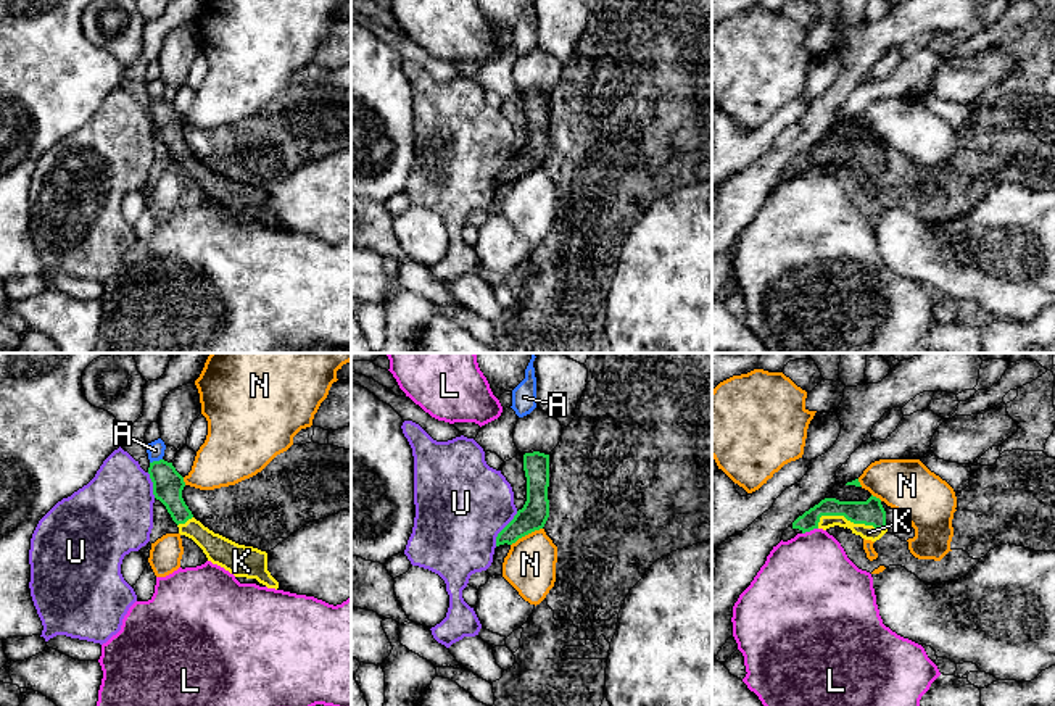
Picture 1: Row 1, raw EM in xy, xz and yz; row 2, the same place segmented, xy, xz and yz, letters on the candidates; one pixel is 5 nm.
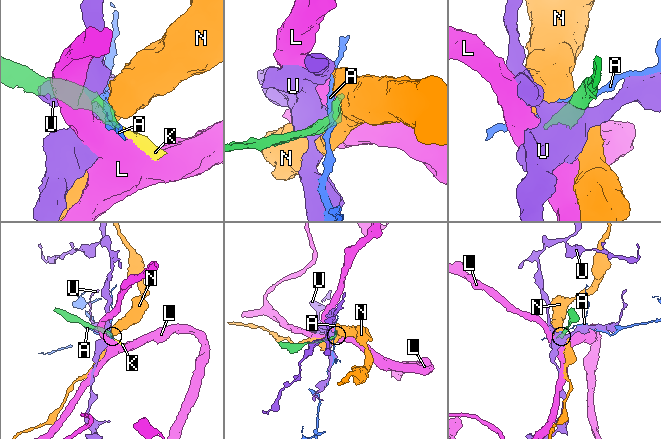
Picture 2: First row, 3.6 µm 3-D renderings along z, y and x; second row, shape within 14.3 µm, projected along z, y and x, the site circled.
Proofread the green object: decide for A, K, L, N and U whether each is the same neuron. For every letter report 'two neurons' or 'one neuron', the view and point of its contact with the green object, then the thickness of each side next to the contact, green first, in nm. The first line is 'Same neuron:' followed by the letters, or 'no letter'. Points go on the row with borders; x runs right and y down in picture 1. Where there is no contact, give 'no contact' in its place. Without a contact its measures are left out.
Same neuron: K
A: two neurons; contact xy (155, 461); calibres 160 and 90 nm
K: one neuron; contact yz (851, 521); calibres 130 and 80 nm
L: two neurons; contact yz (809, 531); calibres 110 and 460 nm
N: two neurons; contact xz (525, 534); calibres 140 and 260 nm
U: two neurons; contact xz (503, 529); calibres 140 and 460 nm

